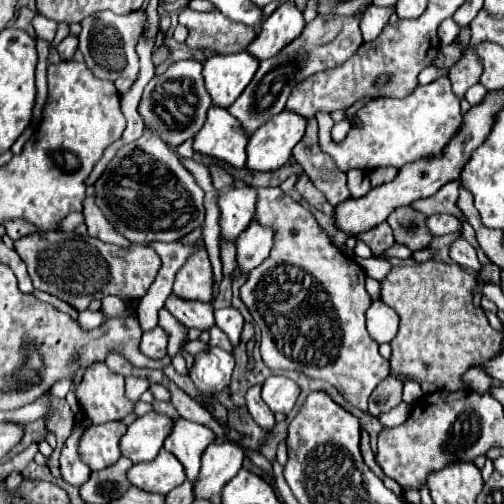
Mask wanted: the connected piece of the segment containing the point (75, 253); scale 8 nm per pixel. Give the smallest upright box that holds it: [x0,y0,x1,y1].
[15,232,161,310]

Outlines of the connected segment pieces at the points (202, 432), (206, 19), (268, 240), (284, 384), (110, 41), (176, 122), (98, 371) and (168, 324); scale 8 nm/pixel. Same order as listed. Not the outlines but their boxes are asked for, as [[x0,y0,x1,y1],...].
[[163,418,213,482],[179,8,257,54],[235,220,273,274],[263,376,299,414],[79,10,147,80],[139,60,211,146],[75,364,133,424],[157,308,187,358]]

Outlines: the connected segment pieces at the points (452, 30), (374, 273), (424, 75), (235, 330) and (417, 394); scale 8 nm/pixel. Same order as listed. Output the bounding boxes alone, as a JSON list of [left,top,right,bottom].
[[439,18,459,44],[357,258,393,280],[418,65,449,85],[215,306,243,350],[403,382,423,404]]

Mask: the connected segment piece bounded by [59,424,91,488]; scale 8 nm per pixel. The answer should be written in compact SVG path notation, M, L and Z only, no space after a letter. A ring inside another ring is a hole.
M75 424L75 430L73 430L73 434L69 436L69 440L65 442L65 446L63 446L63 450L61 450L61 458L59 458L59 468L61 468L61 478L65 480L65 482L69 482L71 486L81 486L81 484L85 484L85 480L89 478L89 474L91 474L91 470L79 460L79 456L77 456L77 440L79 440L79 436L81 436L81 426L79 424Z

